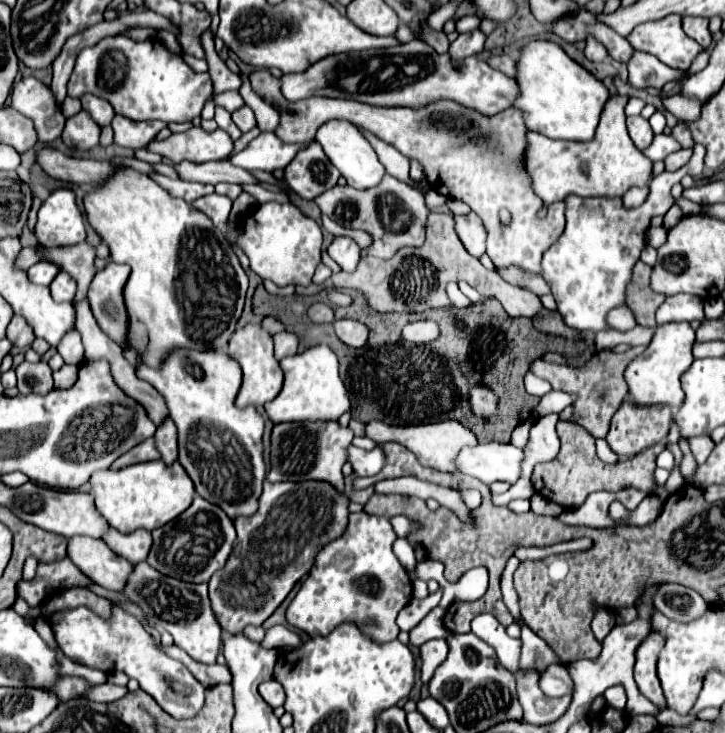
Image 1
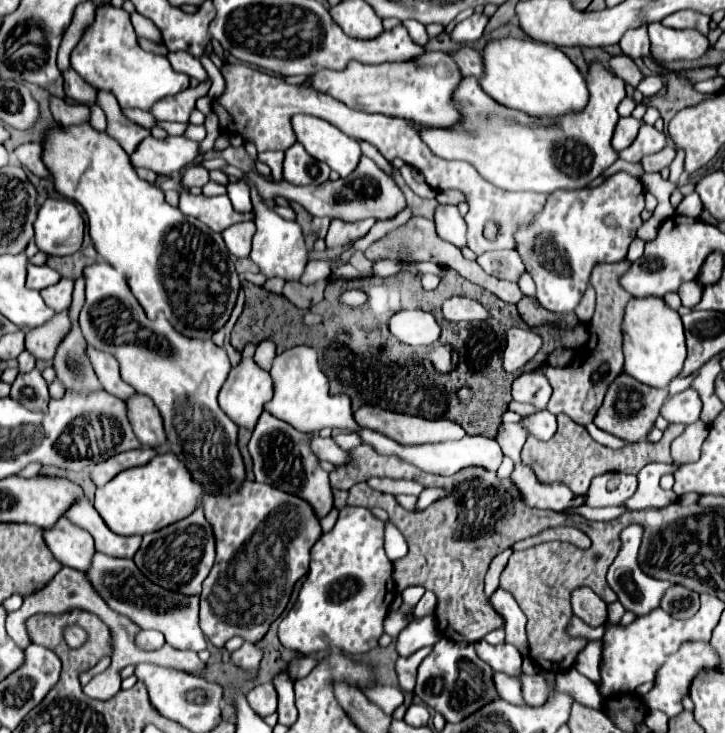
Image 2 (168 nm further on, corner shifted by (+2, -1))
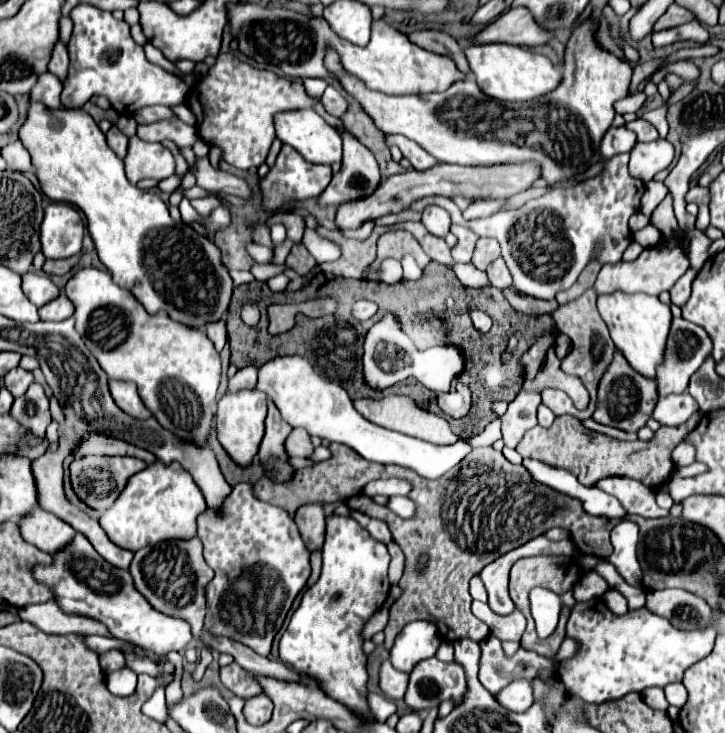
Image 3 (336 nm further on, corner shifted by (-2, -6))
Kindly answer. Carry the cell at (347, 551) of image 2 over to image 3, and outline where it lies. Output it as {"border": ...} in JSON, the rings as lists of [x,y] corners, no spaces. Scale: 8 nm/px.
{"border":[[[331,515],[327,517],[327,533],[325,533],[325,543],[323,543],[323,569],[321,569],[321,577],[315,585],[311,585],[305,593],[303,593],[303,599],[301,599],[301,605],[297,607],[297,611],[293,613],[291,617],[291,623],[287,627],[287,631],[283,633],[281,641],[279,641],[279,657],[281,661],[287,661],[289,665],[293,665],[293,669],[299,669],[299,673],[311,673],[311,677],[319,677],[319,681],[323,681],[323,691],[329,695],[329,697],[335,697],[337,701],[343,701],[345,705],[351,705],[351,709],[359,709],[359,713],[367,713],[367,717],[371,717],[369,713],[369,707],[367,707],[367,671],[365,671],[365,663],[367,663],[367,657],[363,653],[363,627],[365,623],[373,617],[373,613],[381,607],[381,601],[387,599],[387,567],[389,567],[389,551],[383,543],[375,541],[371,537],[371,533],[367,529],[363,529],[353,517],[341,517],[341,515]]]}

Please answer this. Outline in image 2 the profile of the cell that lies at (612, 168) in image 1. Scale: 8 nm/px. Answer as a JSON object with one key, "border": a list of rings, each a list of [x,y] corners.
{"border":[[[593,60],[585,74],[587,88],[589,88],[589,102],[583,112],[575,112],[575,116],[563,116],[559,124],[547,124],[547,120],[533,120],[531,116],[523,116],[523,112],[515,112],[491,96],[483,92],[477,78],[467,76],[459,82],[455,90],[455,108],[463,112],[463,120],[459,124],[451,124],[447,128],[423,128],[423,140],[431,148],[433,154],[445,160],[465,160],[477,168],[477,172],[491,184],[503,190],[533,190],[551,194],[559,188],[577,190],[585,188],[591,180],[595,180],[605,168],[609,168],[617,160],[617,152],[611,148],[611,136],[615,124],[619,120],[617,106],[625,98],[625,82],[611,74],[601,62]]]}

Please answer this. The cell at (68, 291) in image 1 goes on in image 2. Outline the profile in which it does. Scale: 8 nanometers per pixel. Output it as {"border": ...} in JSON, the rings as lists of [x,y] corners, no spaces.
{"border":[[[61,278],[55,286],[41,290],[45,304],[55,312],[63,312],[71,306],[71,294],[73,294],[73,280],[69,278]]]}

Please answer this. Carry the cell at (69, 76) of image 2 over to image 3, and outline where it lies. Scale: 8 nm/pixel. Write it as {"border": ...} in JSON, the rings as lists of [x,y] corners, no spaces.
{"border":[[[59,41],[59,45],[55,45],[55,53],[49,61],[49,73],[57,75],[59,81],[63,83],[69,75],[69,55],[67,55],[67,47]]]}

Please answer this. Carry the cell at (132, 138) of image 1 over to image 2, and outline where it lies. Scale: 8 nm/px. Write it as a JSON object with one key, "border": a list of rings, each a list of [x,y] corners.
{"border":[[[99,92],[97,94],[97,106],[107,116],[107,134],[111,138],[115,138],[127,154],[133,154],[135,148],[137,148],[137,144],[145,136],[151,134],[147,128],[141,128],[141,126],[133,124],[131,120],[127,120],[121,114],[121,108],[119,108],[115,96],[111,96],[111,92]]]}

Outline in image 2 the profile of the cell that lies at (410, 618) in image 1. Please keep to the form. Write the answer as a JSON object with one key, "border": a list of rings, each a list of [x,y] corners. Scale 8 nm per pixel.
{"border":[[[399,608],[399,610],[391,612],[391,614],[386,617],[387,623],[385,622],[386,619],[384,620],[384,633],[391,636],[391,638],[395,638],[395,636],[397,636],[397,632],[401,632],[401,628],[409,624],[407,620],[403,620],[403,616],[405,616],[407,612],[409,612],[409,614],[413,614],[413,610],[411,610],[411,608],[409,608],[409,610],[407,610],[407,608]]]}

